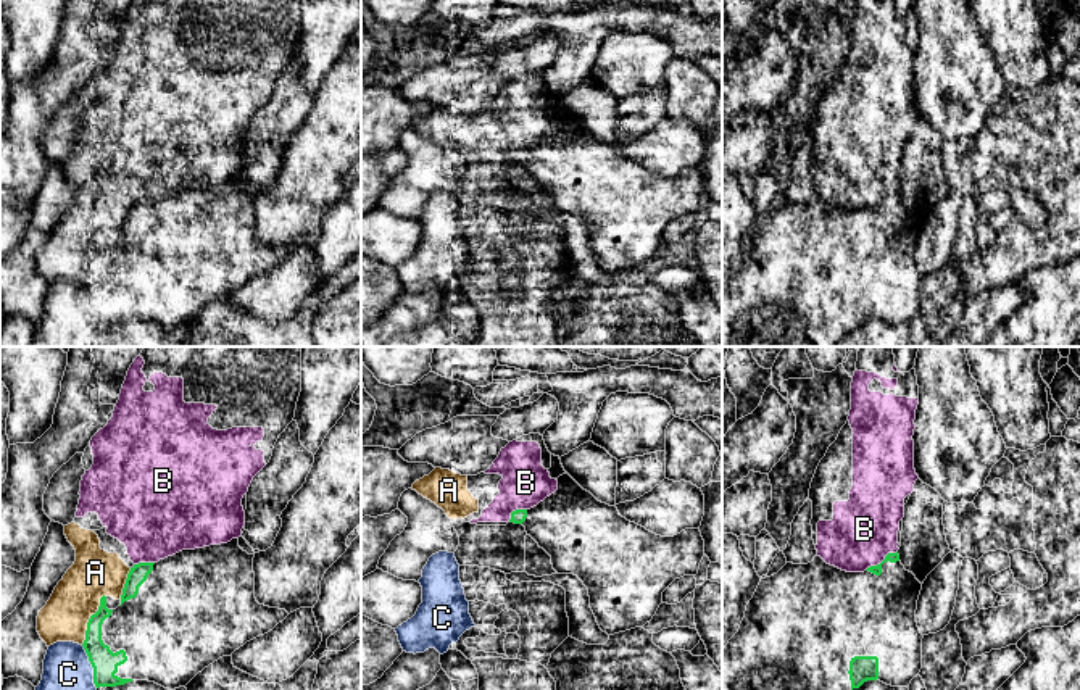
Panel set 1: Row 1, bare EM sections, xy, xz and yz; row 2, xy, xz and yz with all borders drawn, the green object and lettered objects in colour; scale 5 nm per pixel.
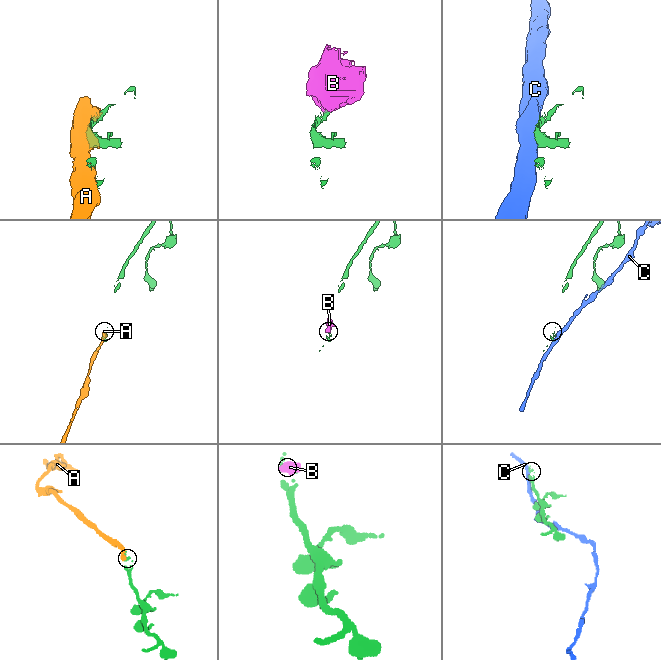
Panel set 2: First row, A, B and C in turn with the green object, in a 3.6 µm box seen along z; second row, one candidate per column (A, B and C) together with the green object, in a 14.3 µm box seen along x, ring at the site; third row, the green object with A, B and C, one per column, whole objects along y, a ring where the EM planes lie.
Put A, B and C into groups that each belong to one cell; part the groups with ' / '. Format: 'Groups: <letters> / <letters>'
Groups: A B / C

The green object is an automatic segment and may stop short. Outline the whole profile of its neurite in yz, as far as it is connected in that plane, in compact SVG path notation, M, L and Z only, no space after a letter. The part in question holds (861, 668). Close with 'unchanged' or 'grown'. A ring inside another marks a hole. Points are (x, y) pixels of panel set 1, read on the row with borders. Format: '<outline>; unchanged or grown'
M898 551L888 553L880 564L870 566L864 572L841 571L827 564L817 555L808 564L787 563L777 574L761 579L753 598L746 605L738 632L722 648L722 690L853 690L859 688L867 680L880 680L891 687L909 687L911 680L919 675L922 669L924 635L916 622L920 590L922 584L912 572L904 569Z; grown

